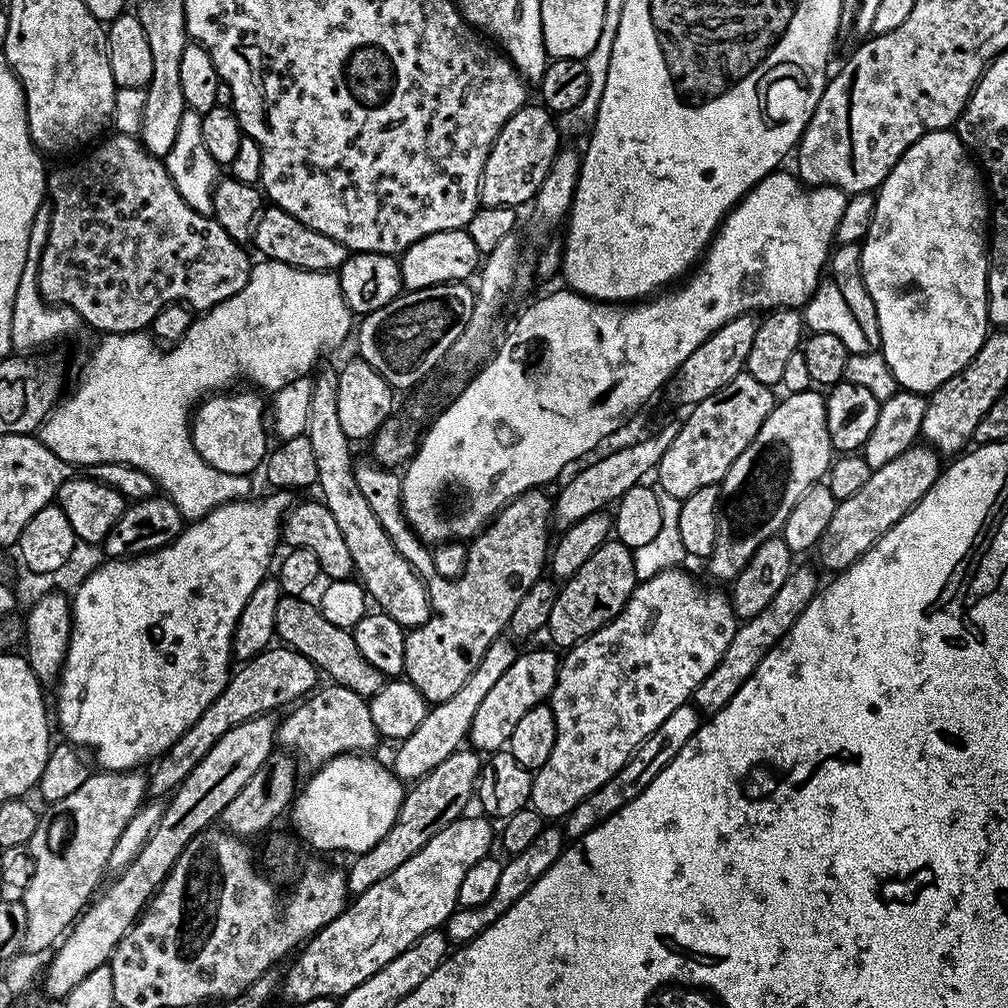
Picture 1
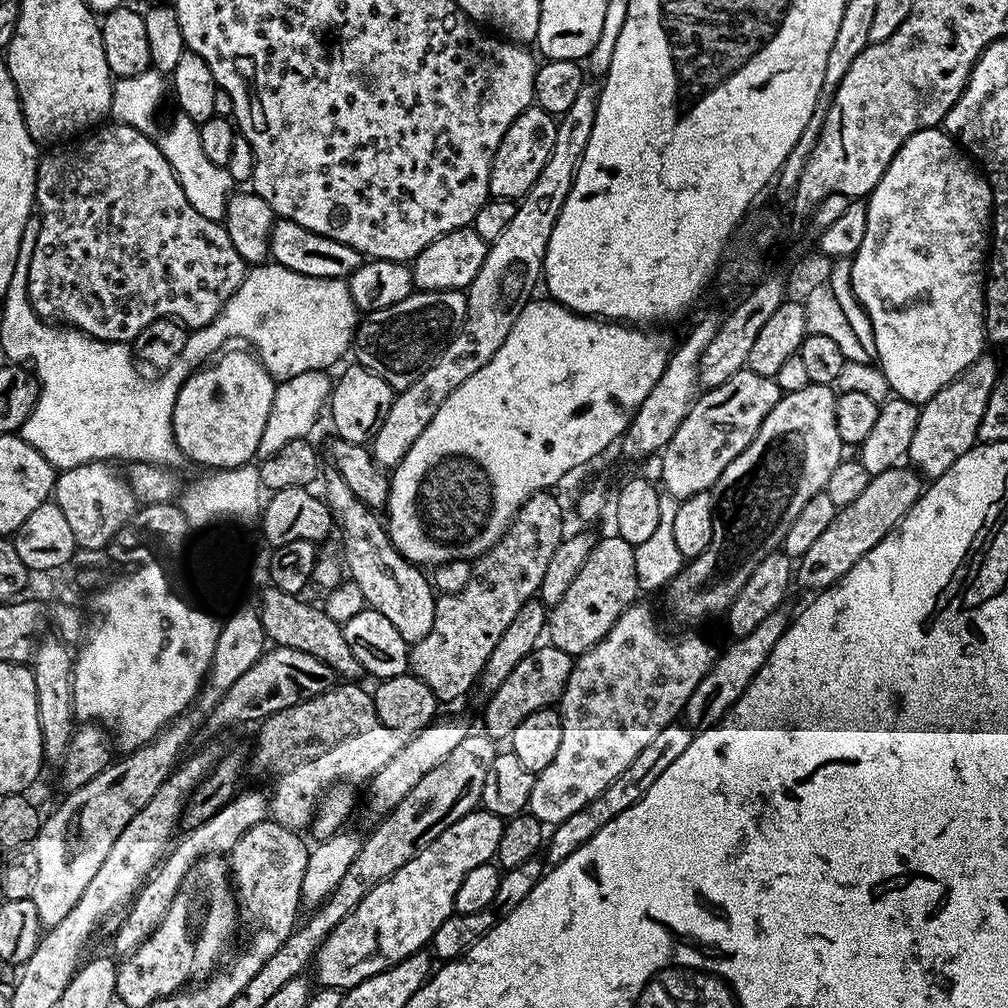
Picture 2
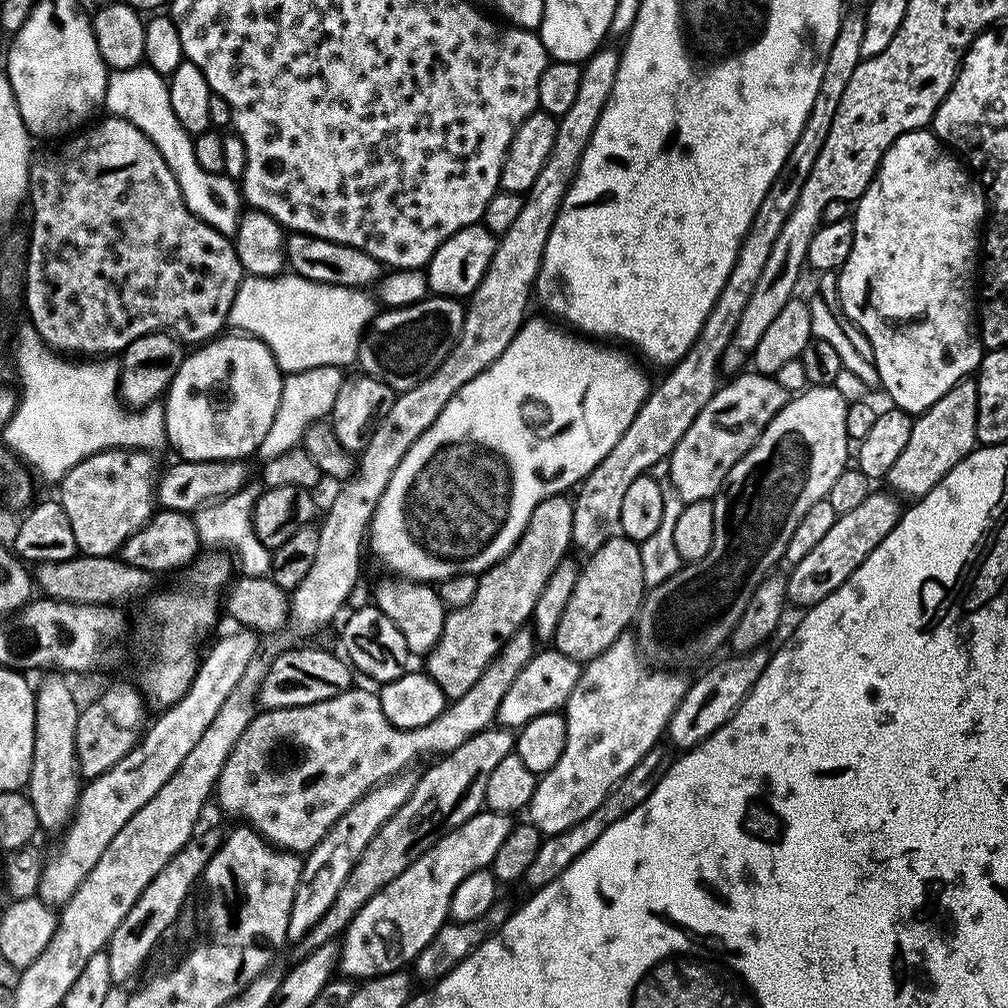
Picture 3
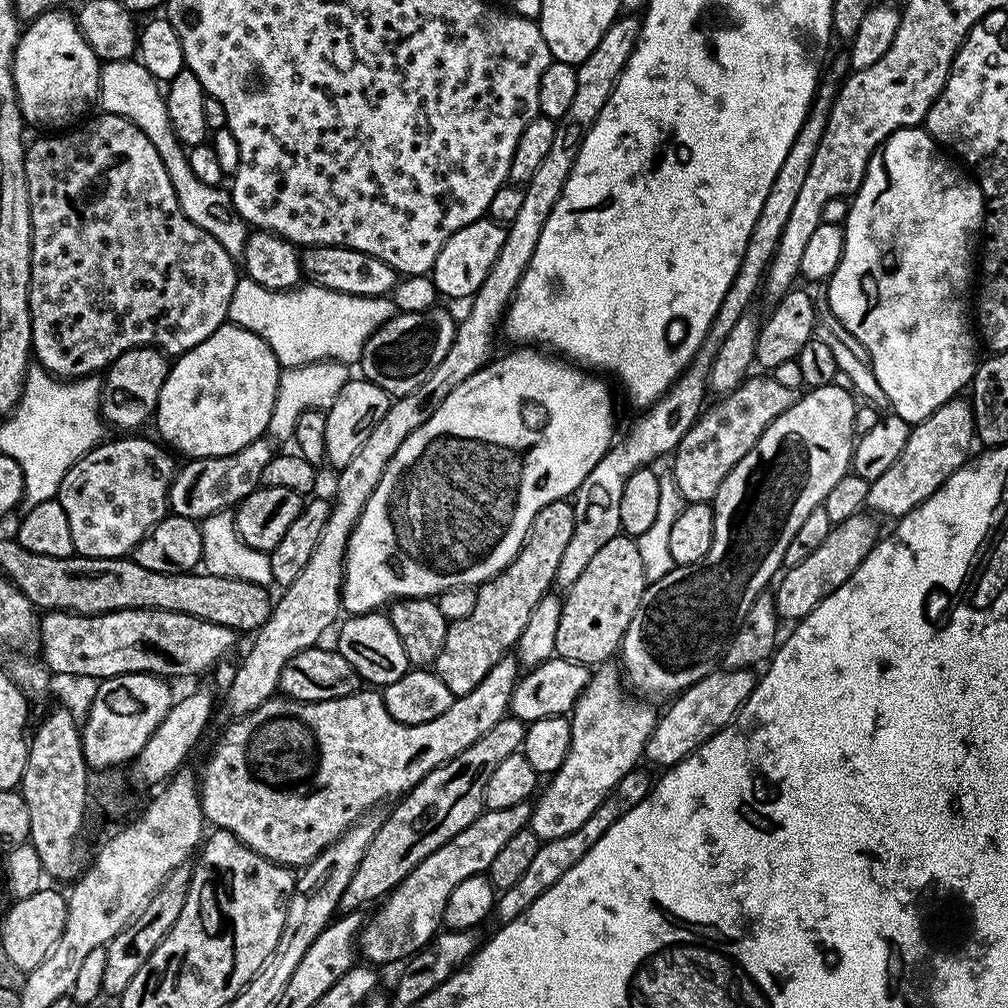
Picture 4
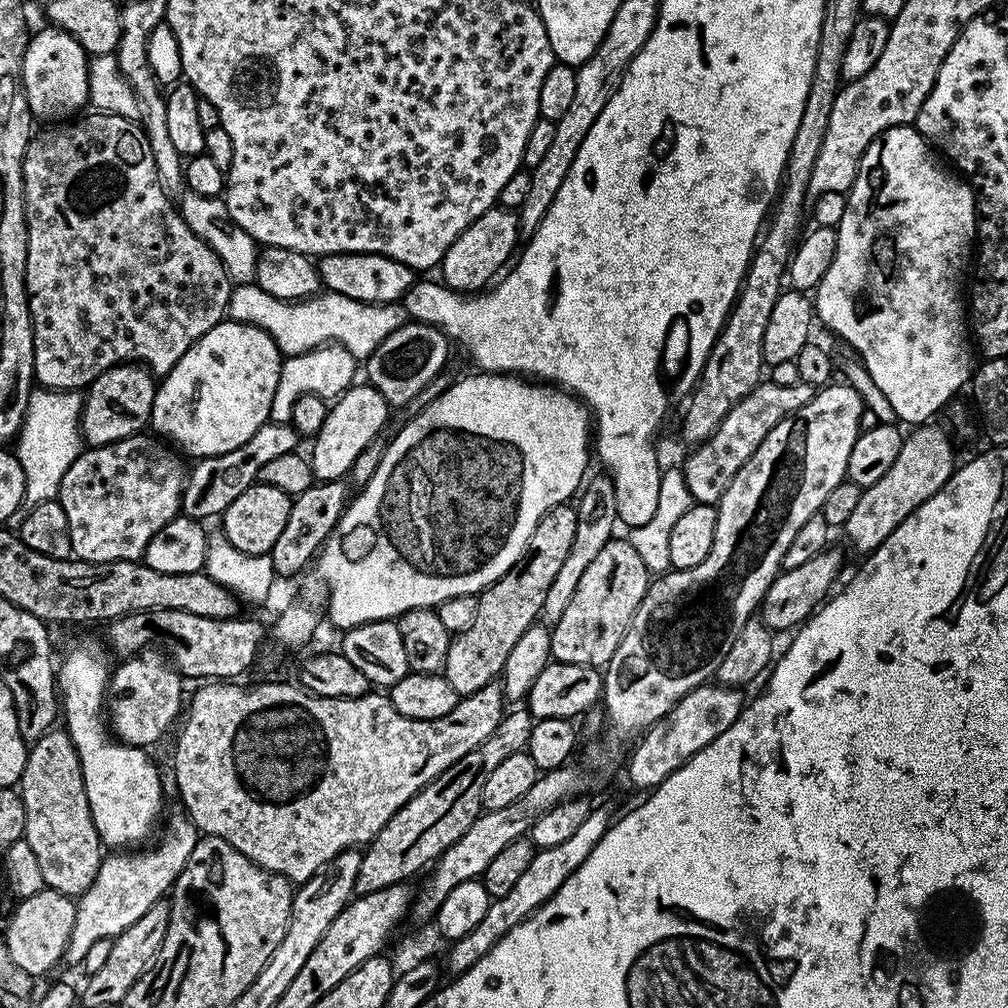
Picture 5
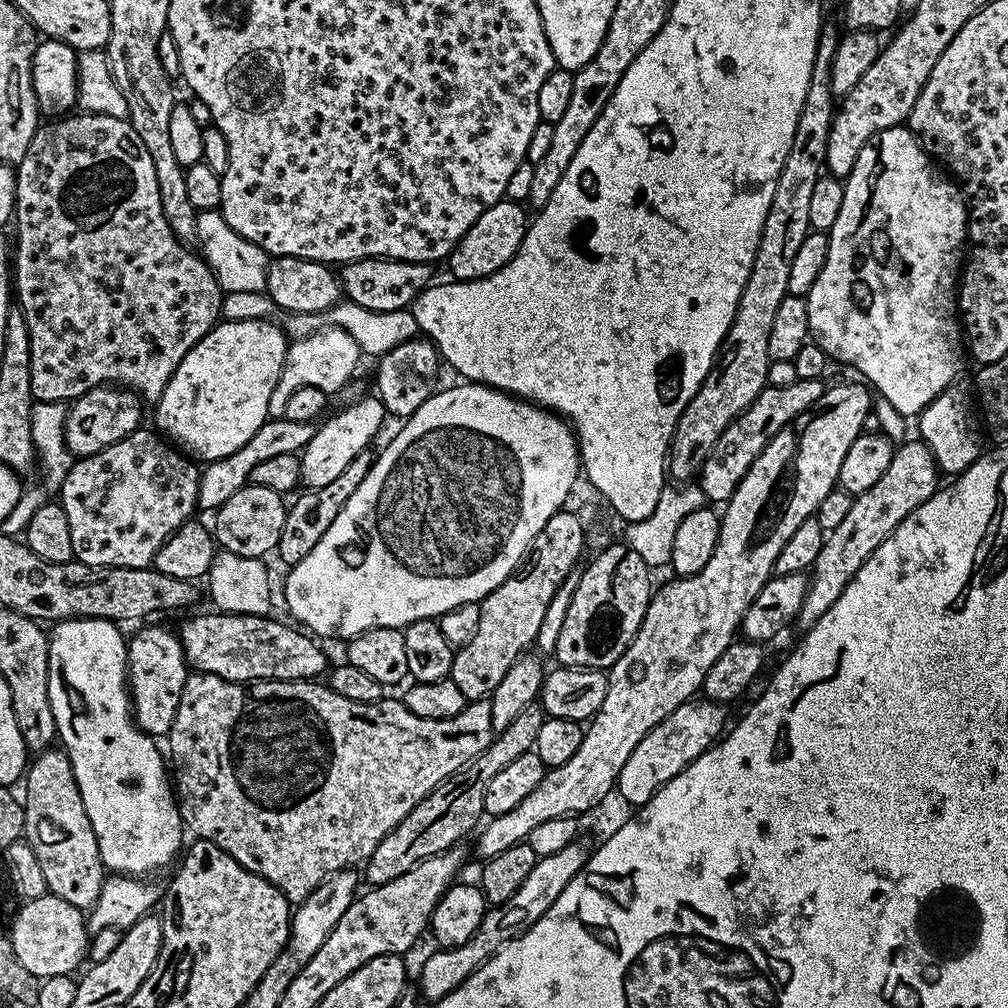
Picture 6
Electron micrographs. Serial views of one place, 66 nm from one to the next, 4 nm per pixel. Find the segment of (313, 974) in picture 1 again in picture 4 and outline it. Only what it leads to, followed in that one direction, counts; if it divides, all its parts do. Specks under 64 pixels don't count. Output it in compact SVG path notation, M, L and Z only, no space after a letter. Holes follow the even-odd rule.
M527 800L518 802L518 806L506 806L506 810L485 810L466 826L466 830L462 830L462 834L454 834L446 846L438 846L430 858L422 858L422 862L406 874L404 881L379 901L377 912L369 920L367 917L358 937L359 955L363 959L365 956L369 965L381 966L395 960L407 961L409 956L428 945L441 927L450 890L466 878L487 873L506 838L529 827L531 819L532 804Z

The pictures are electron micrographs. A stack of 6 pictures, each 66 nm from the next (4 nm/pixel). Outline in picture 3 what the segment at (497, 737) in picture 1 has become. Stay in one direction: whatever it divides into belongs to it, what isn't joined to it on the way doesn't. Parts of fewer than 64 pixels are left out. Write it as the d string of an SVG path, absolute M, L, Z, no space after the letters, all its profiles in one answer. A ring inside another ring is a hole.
M555 650L537 651L536 655L522 666L522 674L514 678L510 690L506 690L502 700L498 702L498 712L495 723L505 728L518 730L530 718L538 718L538 714L547 712L560 712L570 698L570 690L574 690L574 682L580 677L581 661L566 658L566 654Z

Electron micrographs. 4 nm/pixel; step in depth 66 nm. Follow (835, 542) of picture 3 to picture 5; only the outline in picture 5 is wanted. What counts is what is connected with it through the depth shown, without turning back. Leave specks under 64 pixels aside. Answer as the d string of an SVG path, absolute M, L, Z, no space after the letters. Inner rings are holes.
M832 546L818 553L814 558L810 558L810 562L805 562L802 566L794 566L794 570L781 571L762 598L758 618L776 634L786 631L787 628L789 630L799 628L833 591L832 583L835 582L836 575L839 574L843 564L843 554Z

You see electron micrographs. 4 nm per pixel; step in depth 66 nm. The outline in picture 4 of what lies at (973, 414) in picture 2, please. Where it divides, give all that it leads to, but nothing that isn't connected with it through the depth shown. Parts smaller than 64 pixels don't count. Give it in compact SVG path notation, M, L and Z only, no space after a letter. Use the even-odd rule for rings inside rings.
M953 398L939 406L928 418L917 423L909 431L902 454L894 458L894 466L882 474L882 478L871 481L866 494L866 505L877 517L899 518L914 510L926 498L930 498L954 474L968 463L973 455L976 423L972 417L972 405L967 399Z

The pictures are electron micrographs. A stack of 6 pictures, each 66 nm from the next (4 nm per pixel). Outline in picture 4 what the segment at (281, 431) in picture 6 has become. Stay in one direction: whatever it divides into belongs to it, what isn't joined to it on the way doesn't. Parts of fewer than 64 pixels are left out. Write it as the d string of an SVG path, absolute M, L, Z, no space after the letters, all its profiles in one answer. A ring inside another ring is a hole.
M261 438L250 442L250 446L242 446L234 454L211 456L210 458L192 458L188 464L177 471L168 491L168 507L182 518L194 521L205 520L216 512L227 512L235 509L237 504L248 497L255 488L261 487L262 470L266 470L266 462L274 455L274 444L271 439Z

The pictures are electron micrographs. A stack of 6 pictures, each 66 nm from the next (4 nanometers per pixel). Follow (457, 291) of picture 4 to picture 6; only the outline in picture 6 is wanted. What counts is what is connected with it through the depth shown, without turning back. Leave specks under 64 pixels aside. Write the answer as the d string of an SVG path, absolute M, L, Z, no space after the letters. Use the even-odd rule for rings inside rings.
M502 198L494 206L490 206L480 215L478 222L466 230L466 234L453 246L446 257L446 265L452 271L451 279L477 280L494 274L522 246L522 238L528 232L529 213L524 213L525 205L515 200Z

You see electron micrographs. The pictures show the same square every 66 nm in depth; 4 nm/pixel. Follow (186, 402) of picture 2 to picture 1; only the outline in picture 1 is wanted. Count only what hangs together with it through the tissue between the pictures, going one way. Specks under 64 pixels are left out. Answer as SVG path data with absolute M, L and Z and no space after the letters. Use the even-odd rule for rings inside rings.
M225 391L212 394L199 401L190 420L192 444L198 450L201 460L226 474L247 476L255 473L265 463L270 451L268 436L264 433L266 424L266 404L252 392Z

